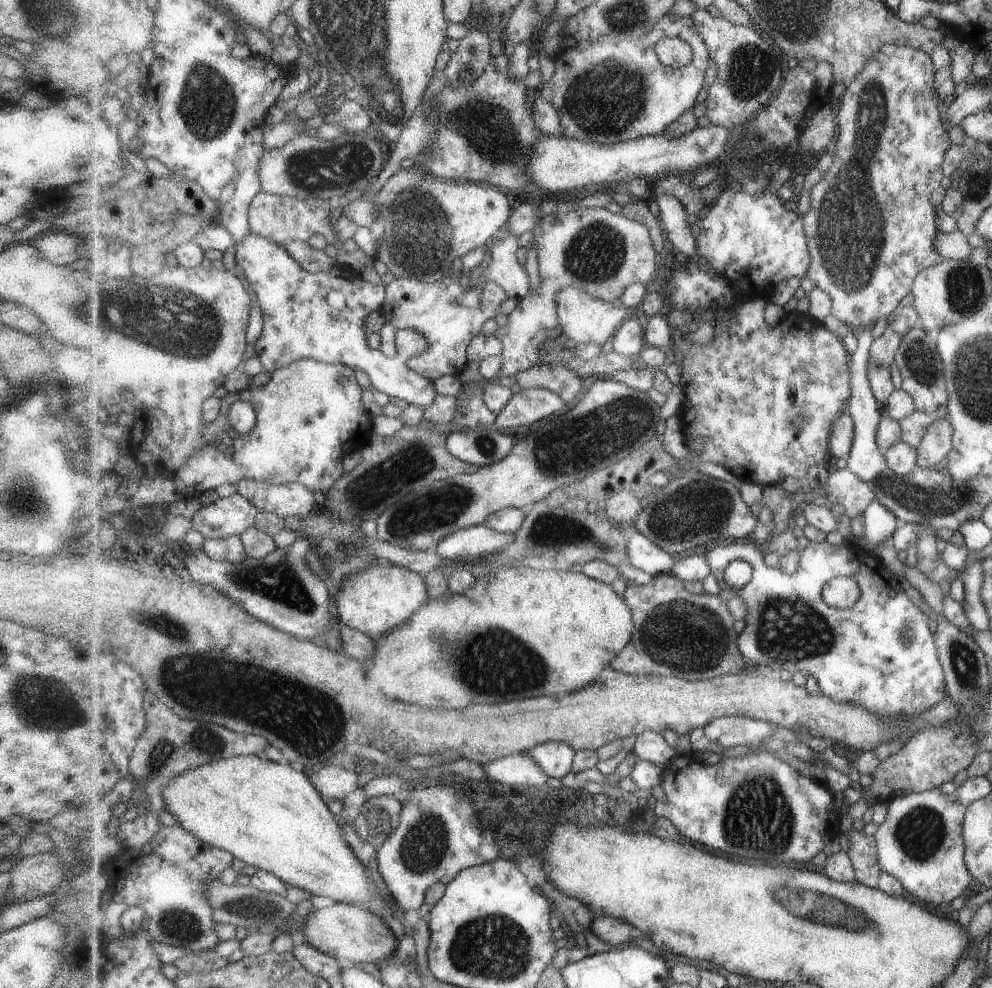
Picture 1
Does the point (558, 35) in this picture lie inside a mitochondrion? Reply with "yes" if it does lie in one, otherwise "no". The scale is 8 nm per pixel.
no

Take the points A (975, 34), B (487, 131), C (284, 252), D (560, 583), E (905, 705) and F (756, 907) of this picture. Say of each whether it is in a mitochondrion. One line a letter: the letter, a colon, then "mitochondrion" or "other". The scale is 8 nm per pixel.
A: other
B: mitochondrion
C: other
D: other
E: other
F: other

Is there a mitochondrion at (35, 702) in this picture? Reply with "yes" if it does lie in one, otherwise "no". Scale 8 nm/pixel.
yes

